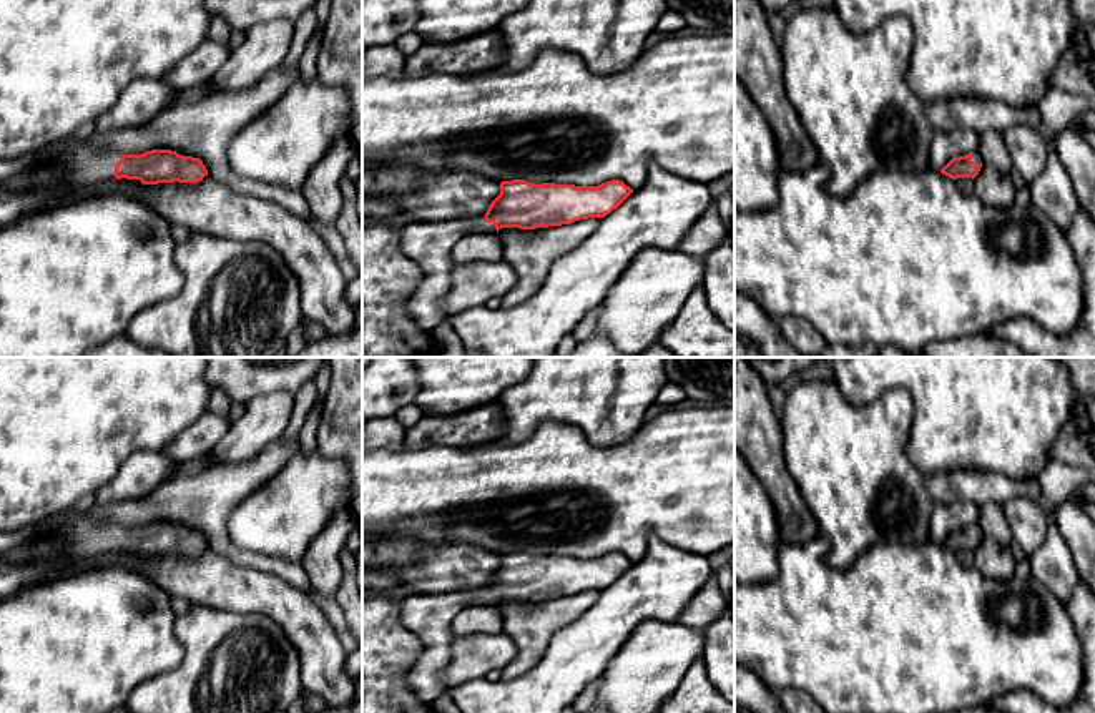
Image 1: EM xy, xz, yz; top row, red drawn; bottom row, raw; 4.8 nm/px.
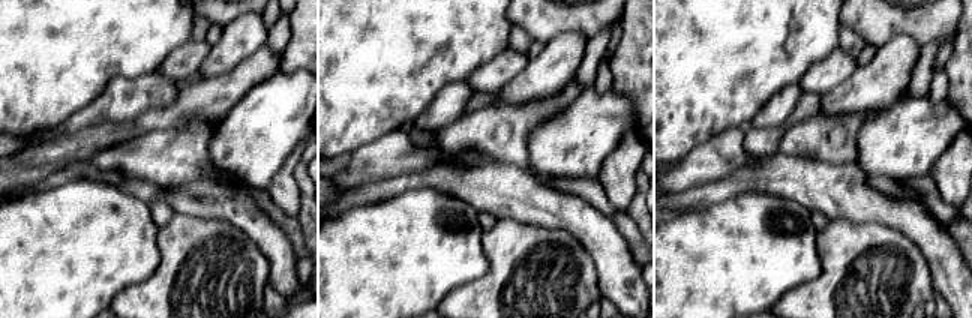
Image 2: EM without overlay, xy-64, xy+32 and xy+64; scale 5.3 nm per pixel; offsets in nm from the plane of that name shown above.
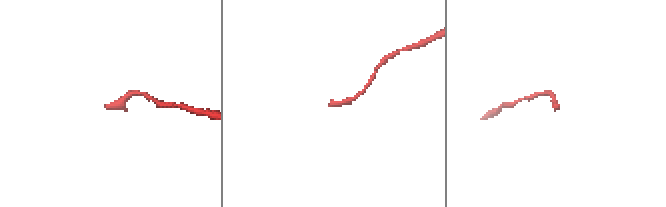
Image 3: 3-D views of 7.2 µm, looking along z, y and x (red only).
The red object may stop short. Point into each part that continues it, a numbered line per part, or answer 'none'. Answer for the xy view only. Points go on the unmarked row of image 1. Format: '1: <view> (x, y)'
1: xy (80, 537)

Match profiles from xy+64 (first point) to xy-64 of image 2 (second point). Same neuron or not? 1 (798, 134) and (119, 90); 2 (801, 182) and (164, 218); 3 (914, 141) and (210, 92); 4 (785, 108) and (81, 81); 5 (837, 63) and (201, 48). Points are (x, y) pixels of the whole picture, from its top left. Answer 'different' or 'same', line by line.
1: different
2: different
3: different
4: different
5: same

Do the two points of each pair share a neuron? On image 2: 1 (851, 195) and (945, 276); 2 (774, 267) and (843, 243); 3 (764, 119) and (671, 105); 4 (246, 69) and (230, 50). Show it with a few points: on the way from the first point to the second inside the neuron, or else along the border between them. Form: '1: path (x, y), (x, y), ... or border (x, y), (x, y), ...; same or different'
1: path (879, 207), (900, 212), (936, 248); same
2: border (818, 231), (816, 252), (821, 272), (800, 284); different
3: border (779, 92), (750, 120); different
4: border (264, 44), (228, 71), (210, 78); different

